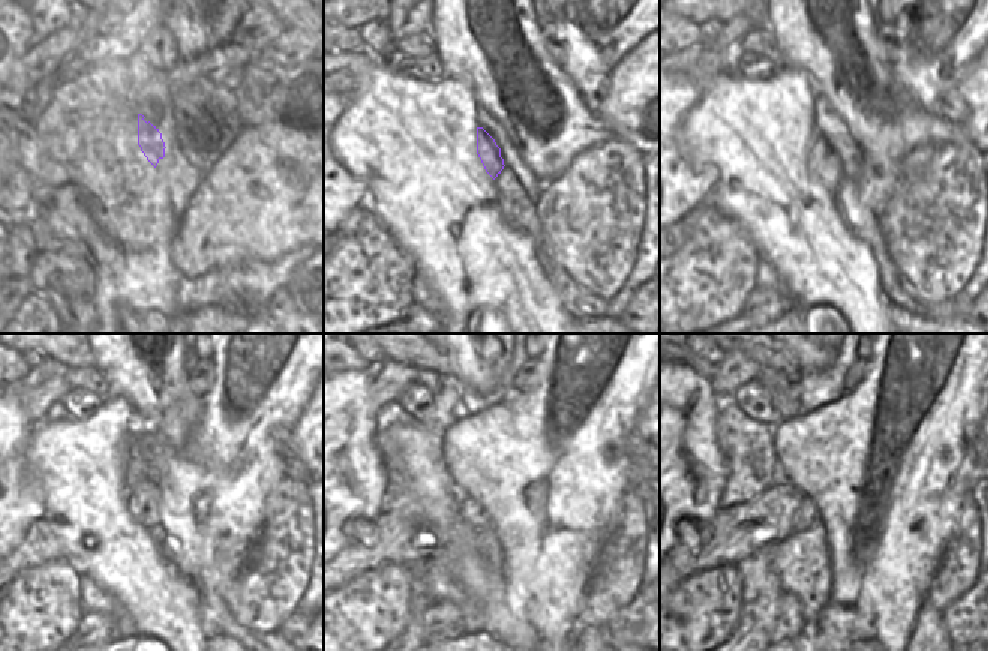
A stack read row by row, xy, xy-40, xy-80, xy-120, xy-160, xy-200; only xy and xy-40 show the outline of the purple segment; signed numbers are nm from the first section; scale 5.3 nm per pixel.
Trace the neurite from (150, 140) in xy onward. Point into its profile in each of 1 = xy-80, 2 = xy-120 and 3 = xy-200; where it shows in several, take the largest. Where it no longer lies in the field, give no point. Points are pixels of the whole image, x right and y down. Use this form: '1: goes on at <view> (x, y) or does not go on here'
1: goes on at xy-80 (823, 165)
2: goes on at xy-120 (143, 503)
3: goes on at xy-200 (807, 513)

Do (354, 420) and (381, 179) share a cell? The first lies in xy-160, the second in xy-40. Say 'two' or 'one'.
two

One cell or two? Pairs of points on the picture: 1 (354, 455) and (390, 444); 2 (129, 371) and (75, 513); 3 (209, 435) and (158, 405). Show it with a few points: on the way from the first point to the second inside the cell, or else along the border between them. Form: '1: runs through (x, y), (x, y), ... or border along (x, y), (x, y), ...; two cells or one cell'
1: border along (377, 431), (377, 450), (383, 461), (387, 482); two cells
2: border along (114, 395), (122, 395), (146, 419); two cells
3: border along (204, 396), (191, 432), (177, 446), (165, 441); two cells

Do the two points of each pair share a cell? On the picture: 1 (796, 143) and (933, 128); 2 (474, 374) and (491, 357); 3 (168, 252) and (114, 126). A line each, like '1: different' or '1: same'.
1: different
2: same
3: same

